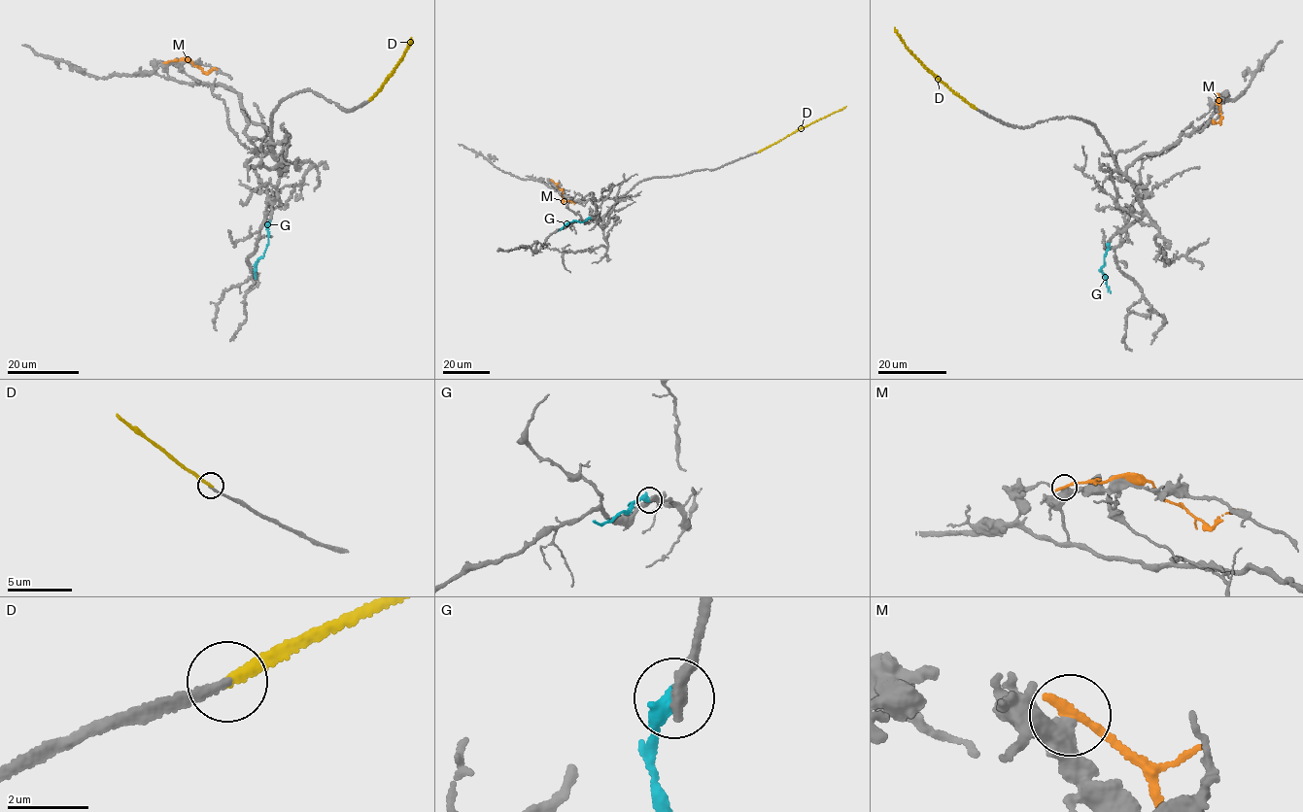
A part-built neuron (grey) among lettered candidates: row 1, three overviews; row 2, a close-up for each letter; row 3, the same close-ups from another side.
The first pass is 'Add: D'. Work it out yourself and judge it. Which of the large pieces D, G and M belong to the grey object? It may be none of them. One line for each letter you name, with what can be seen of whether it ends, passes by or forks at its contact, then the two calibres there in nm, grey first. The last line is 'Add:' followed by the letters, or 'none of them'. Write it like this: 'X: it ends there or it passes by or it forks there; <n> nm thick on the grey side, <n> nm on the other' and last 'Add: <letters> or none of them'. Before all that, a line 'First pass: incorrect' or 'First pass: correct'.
First pass: incorrect
Add: none of them

